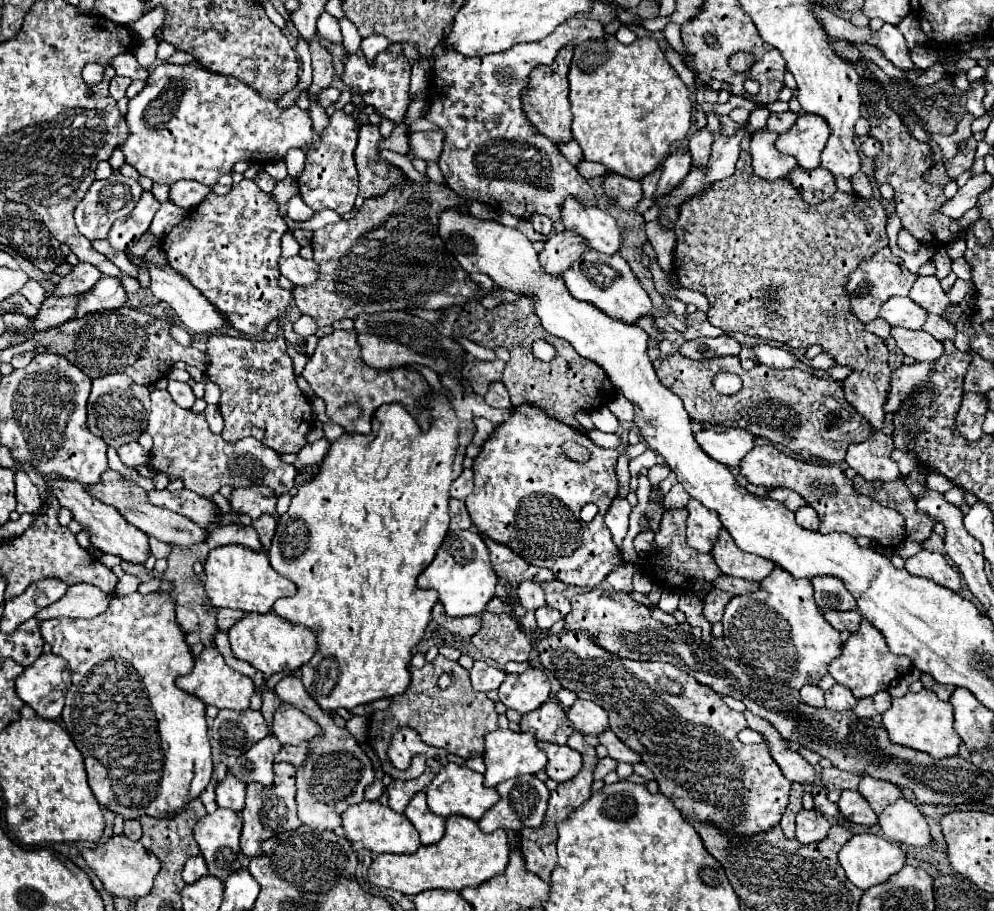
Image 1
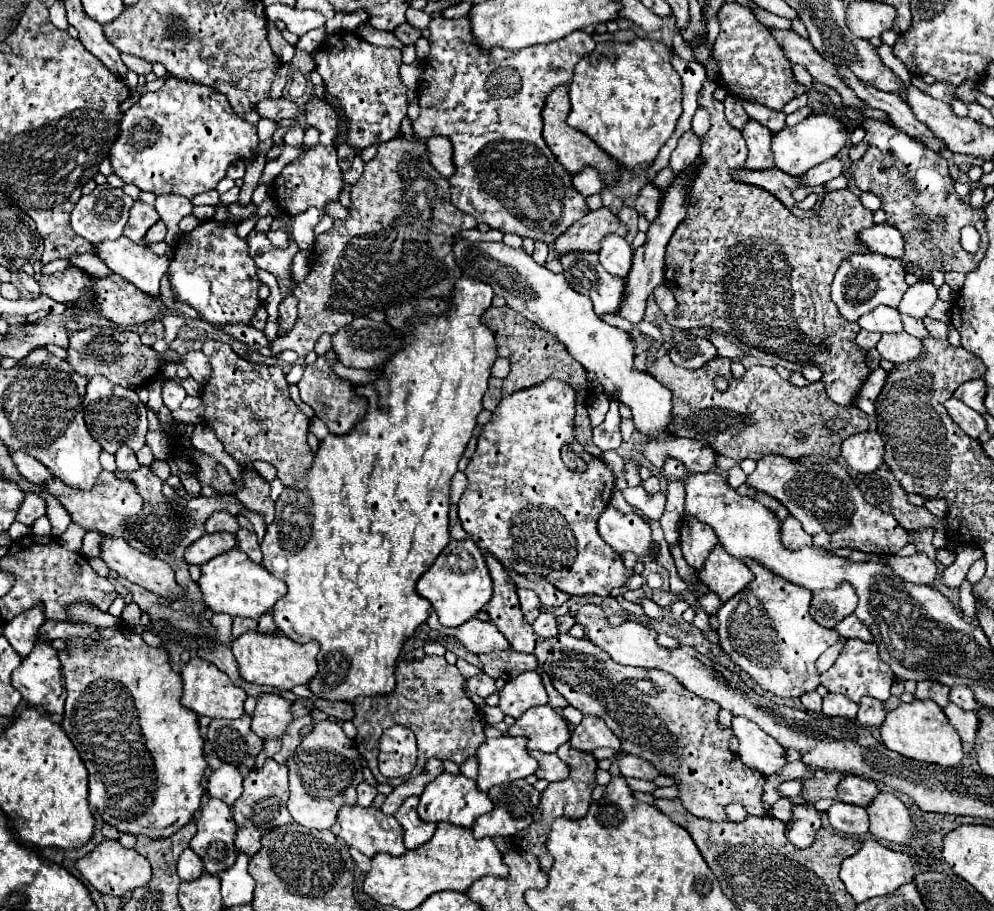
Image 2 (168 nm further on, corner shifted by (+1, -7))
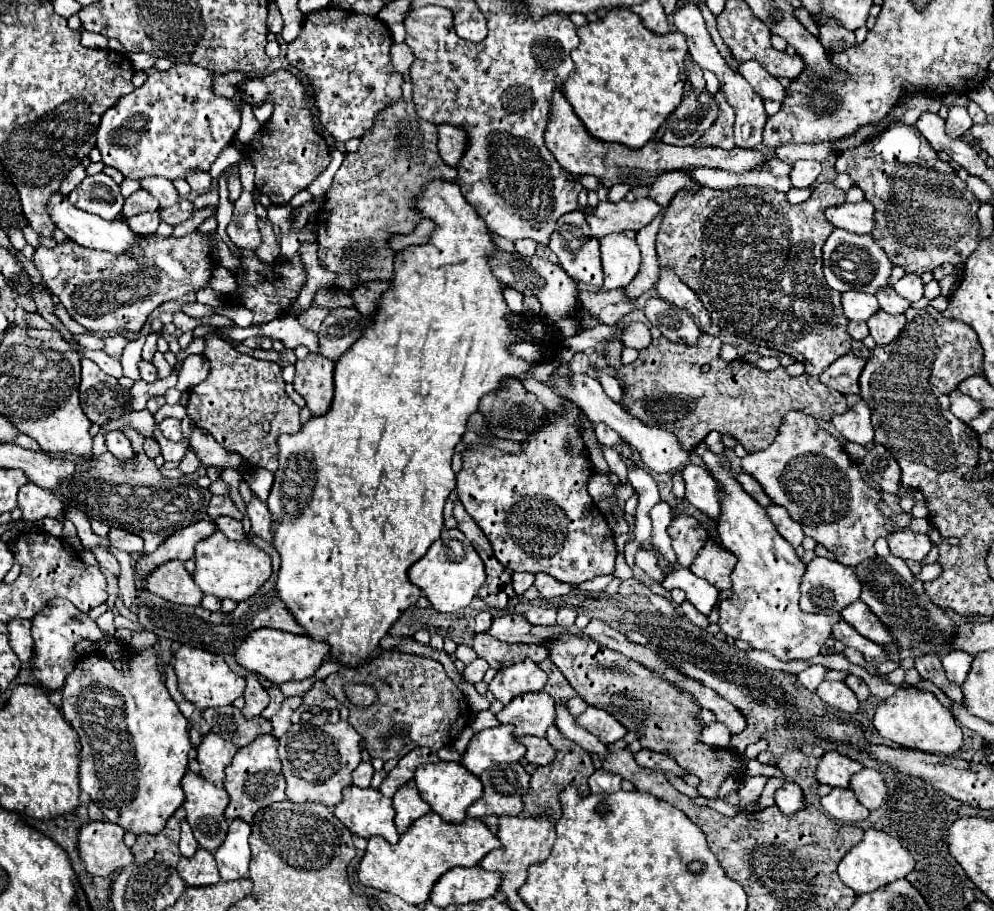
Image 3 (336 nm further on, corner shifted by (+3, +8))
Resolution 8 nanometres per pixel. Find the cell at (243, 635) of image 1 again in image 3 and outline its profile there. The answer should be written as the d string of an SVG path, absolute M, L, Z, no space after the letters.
M255 629L255 633L249 633L243 639L241 647L235 653L235 659L243 669L263 675L275 685L281 685L285 681L301 681L311 677L315 669L323 663L325 655L327 655L327 643L313 641L307 635L291 635L279 629Z

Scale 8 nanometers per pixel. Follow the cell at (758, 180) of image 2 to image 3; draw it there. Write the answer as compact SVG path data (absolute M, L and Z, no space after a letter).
M561 87L553 91L551 99L551 111L549 121L545 129L545 145L555 155L559 165L573 173L573 175L595 175L605 187L613 187L617 183L631 183L633 187L649 187L651 181L665 169L693 169L693 167L713 167L713 169L725 169L737 175L763 169L767 157L761 151L755 149L731 149L725 151L721 147L707 147L707 149L693 149L693 147L671 147L665 143L649 141L641 149L631 149L621 143L605 143L601 139L595 139L583 125L583 121L575 115L571 103L563 97Z

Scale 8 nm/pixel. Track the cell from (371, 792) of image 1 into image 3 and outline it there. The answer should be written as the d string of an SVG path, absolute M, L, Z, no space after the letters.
M359 763L357 769L353 771L353 785L357 785L357 787L369 787L373 771L375 769L373 769L371 763Z

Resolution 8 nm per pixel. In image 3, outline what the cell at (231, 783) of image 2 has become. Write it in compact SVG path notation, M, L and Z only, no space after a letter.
M207 733L197 747L197 761L201 763L201 775L209 783L221 783L225 779L225 767L235 757L237 747L227 743L215 733Z

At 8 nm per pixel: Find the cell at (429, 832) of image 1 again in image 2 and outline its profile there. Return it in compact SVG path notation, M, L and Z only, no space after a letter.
M407 798L401 804L401 808L393 814L403 826L403 832L405 832L403 842L405 842L405 848L409 848L409 850L425 844L437 828L433 822L425 822L419 818L417 804L419 804L419 798Z

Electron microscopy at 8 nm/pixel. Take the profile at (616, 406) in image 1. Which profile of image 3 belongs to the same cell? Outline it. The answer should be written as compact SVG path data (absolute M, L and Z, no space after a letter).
M597 423L595 425L595 433L597 433L597 439L599 443L603 443L605 447L613 447L615 443L619 443L619 433L615 433L609 425L605 423Z

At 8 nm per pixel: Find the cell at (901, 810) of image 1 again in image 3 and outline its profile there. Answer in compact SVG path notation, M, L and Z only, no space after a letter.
M875 769L859 771L851 779L849 787L855 791L859 803L863 803L869 811L877 811L887 801L887 783L883 775Z

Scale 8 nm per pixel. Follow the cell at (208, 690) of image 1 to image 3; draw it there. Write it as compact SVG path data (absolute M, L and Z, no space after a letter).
M183 645L173 657L173 667L179 677L179 691L201 711L209 709L209 707L231 705L237 697L243 695L245 679L235 675L229 669L229 665L223 661L223 657L219 657L215 653L207 653L203 649Z

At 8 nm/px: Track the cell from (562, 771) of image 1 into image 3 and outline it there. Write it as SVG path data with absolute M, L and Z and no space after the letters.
M519 737L519 741L527 747L525 759L529 763L535 765L551 765L551 761L555 761L555 749L549 745L549 741L545 741L545 737Z

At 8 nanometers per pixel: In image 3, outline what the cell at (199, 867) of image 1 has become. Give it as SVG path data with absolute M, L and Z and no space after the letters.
M183 819L181 821L181 841L179 841L179 849L181 849L181 855L183 857L193 857L199 849L199 843L197 839L193 837L193 831L189 827L189 823Z

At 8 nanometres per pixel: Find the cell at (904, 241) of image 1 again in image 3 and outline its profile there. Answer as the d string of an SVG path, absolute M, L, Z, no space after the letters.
M869 201L863 203L843 203L839 207L827 209L827 219L849 233L865 235L875 229L875 209Z

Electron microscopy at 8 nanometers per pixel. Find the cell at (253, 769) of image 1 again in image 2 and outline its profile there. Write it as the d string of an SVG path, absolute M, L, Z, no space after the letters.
M265 740L265 742L263 742L263 750L259 752L255 766L257 766L257 768L263 766L263 764L265 764L265 758L271 758L275 752L279 752L279 748L281 748L281 740Z

